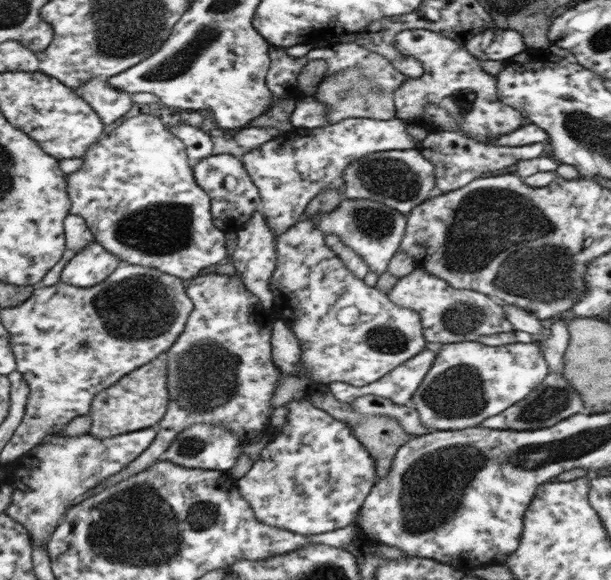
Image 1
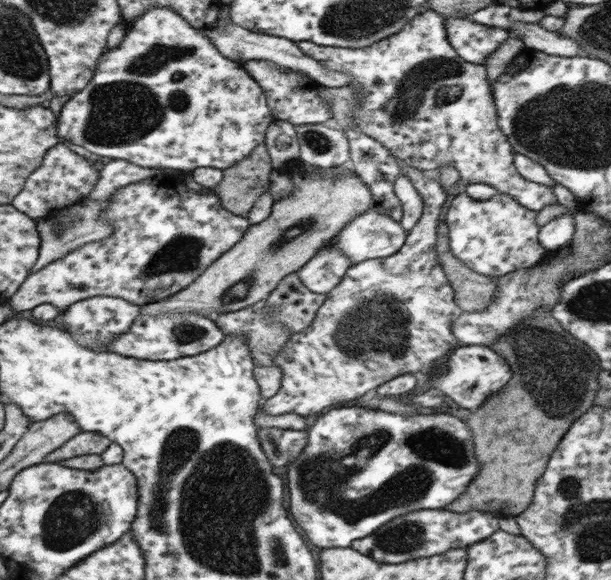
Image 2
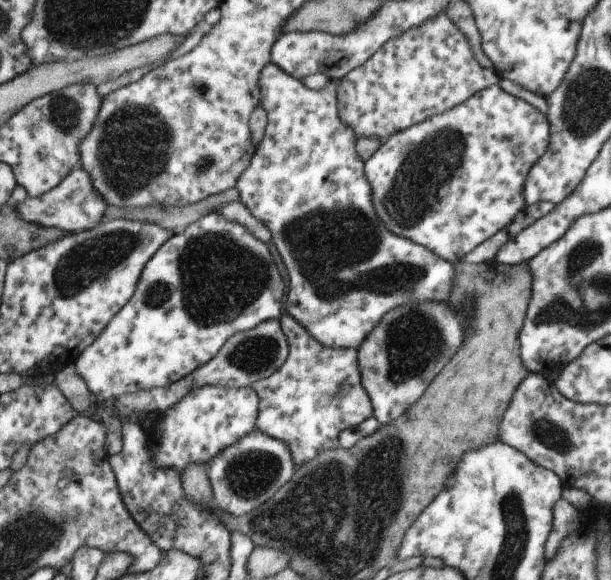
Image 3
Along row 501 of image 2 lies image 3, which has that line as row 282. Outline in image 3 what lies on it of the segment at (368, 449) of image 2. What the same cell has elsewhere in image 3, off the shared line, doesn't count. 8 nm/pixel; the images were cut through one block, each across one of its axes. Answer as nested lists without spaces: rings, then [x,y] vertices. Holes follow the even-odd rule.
[[[269,62],[263,66],[258,79],[259,106],[266,113],[266,126],[264,136],[259,145],[255,146],[254,154],[251,156],[249,165],[235,182],[235,189],[239,201],[247,208],[252,218],[255,218],[270,235],[270,241],[281,256],[283,266],[287,269],[287,296],[285,296],[285,309],[300,326],[303,326],[307,333],[315,338],[322,346],[333,349],[357,349],[363,340],[372,333],[381,318],[393,308],[410,303],[448,303],[451,288],[455,279],[453,263],[445,261],[431,250],[422,245],[410,242],[406,237],[399,237],[392,234],[376,217],[371,201],[371,188],[364,176],[364,161],[357,155],[356,135],[353,130],[339,119],[338,114],[338,82],[329,81],[321,89],[307,89],[300,80],[296,80],[286,73],[283,73],[277,66]]]

